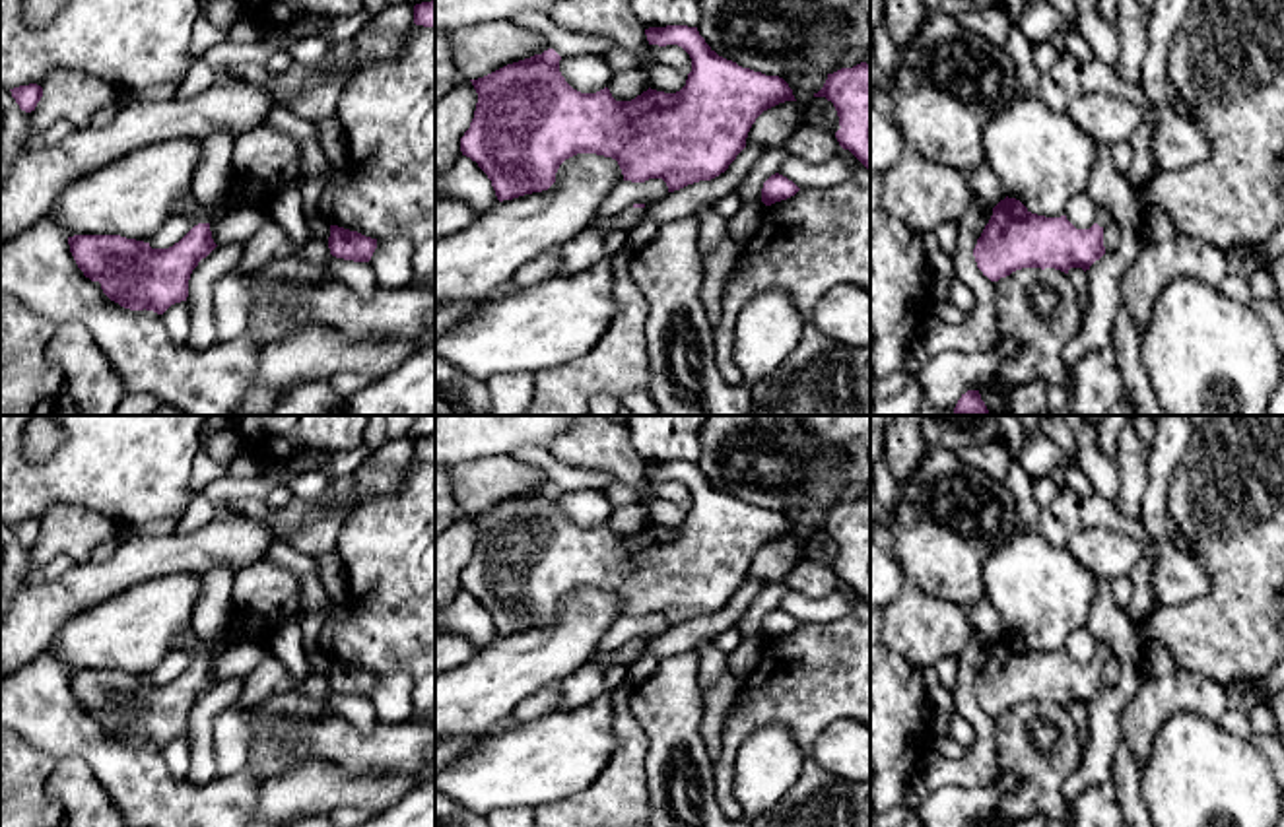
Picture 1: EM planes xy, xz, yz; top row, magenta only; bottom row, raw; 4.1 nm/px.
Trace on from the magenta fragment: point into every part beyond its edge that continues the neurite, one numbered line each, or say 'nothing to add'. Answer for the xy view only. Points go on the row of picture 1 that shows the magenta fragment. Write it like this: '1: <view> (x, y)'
1: xy (187, 206)

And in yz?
1: yz (1104, 218)

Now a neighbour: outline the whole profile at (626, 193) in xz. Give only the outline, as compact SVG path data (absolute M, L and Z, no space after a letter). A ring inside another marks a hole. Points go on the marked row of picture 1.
M649 179L645 182L620 181L614 190L604 198L596 217L616 215L633 204L655 204L668 194L662 179Z

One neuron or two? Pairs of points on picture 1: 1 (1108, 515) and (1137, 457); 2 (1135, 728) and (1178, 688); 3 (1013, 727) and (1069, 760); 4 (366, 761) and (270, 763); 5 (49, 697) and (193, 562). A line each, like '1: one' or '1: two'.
1: two
2: one
3: one
4: one
5: two

